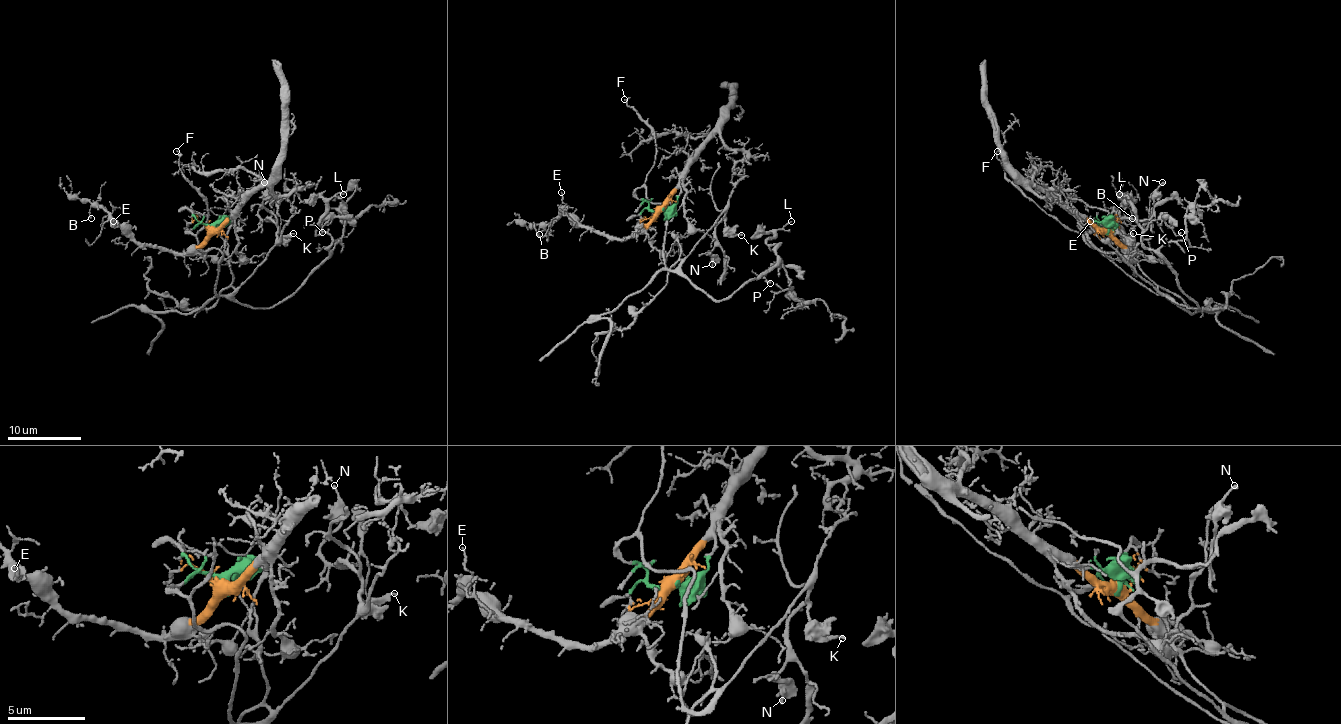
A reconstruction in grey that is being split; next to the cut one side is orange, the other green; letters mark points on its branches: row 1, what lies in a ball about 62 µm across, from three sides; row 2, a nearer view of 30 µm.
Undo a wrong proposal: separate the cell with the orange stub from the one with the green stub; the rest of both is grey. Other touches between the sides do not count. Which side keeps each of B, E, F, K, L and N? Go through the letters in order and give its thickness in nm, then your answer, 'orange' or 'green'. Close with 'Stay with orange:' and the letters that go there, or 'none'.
B: calibre 130 nm; orange
E: calibre 90 nm; orange
F: calibre 130 nm; green
K: calibre 240 nm; green
L: calibre 130 nm; green
N: calibre 140 nm; green
Stay with orange: B, E

